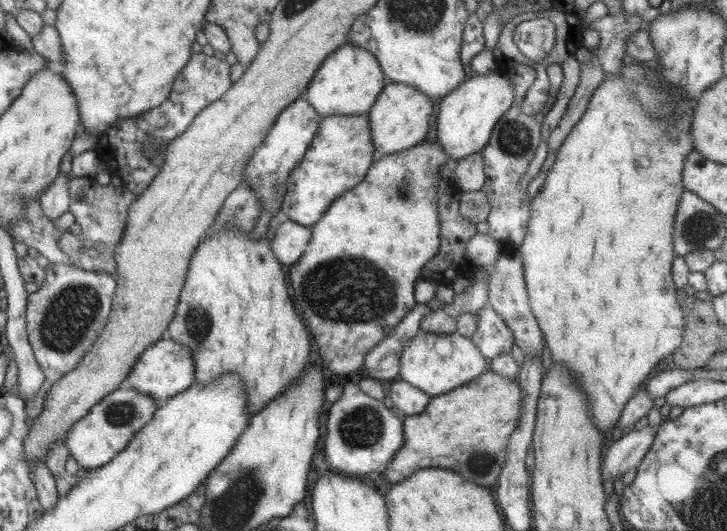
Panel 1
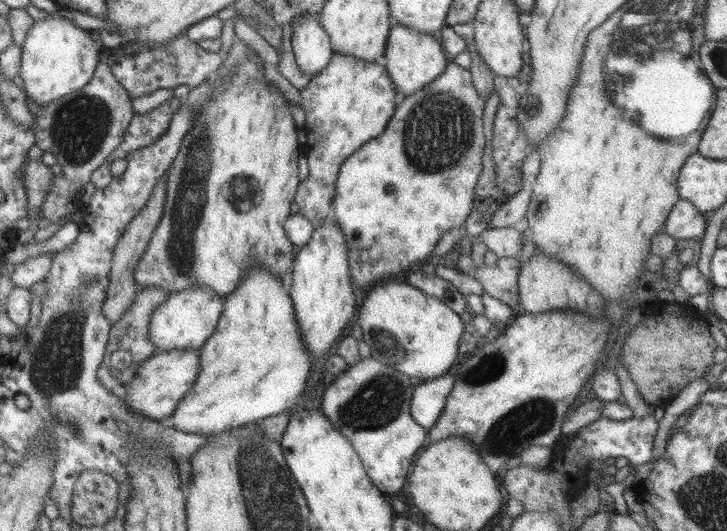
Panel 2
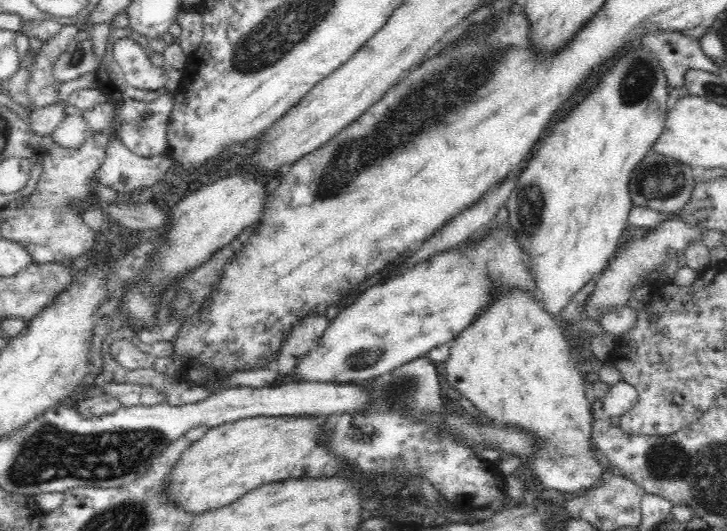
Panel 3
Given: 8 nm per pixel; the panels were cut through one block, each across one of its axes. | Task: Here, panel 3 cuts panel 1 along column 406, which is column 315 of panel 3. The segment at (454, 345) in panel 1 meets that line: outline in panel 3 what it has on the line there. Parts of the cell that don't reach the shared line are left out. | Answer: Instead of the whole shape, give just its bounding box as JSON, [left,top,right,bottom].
[278,228,542,383]

